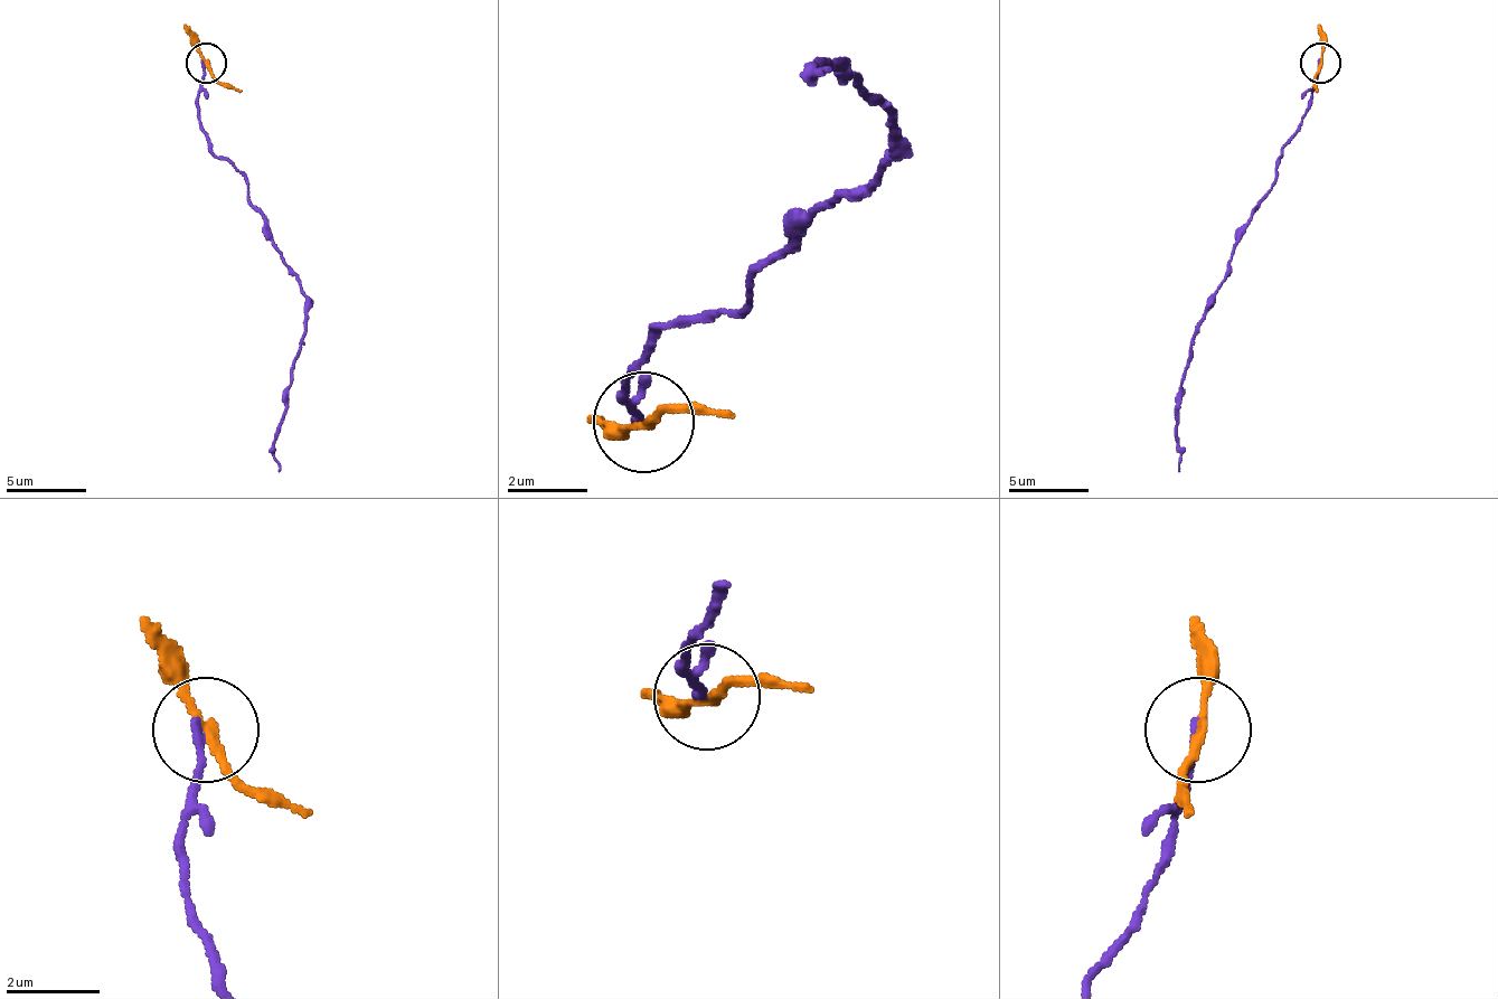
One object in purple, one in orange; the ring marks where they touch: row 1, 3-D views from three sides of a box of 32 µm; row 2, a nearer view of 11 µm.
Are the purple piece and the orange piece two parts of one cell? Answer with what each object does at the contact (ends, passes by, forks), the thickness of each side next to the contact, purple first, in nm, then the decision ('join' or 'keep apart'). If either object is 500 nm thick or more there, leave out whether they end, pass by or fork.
purple ends; orange passes by; calibres 180 and 160 nm; keep apart

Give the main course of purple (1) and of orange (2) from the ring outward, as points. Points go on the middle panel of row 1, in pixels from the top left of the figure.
1: (646, 420), (625, 379), (656, 329), (736, 309), (887, 158), (887, 107), (847, 67), (827, 67)
2: (646, 420), (625, 430), (585, 420)

